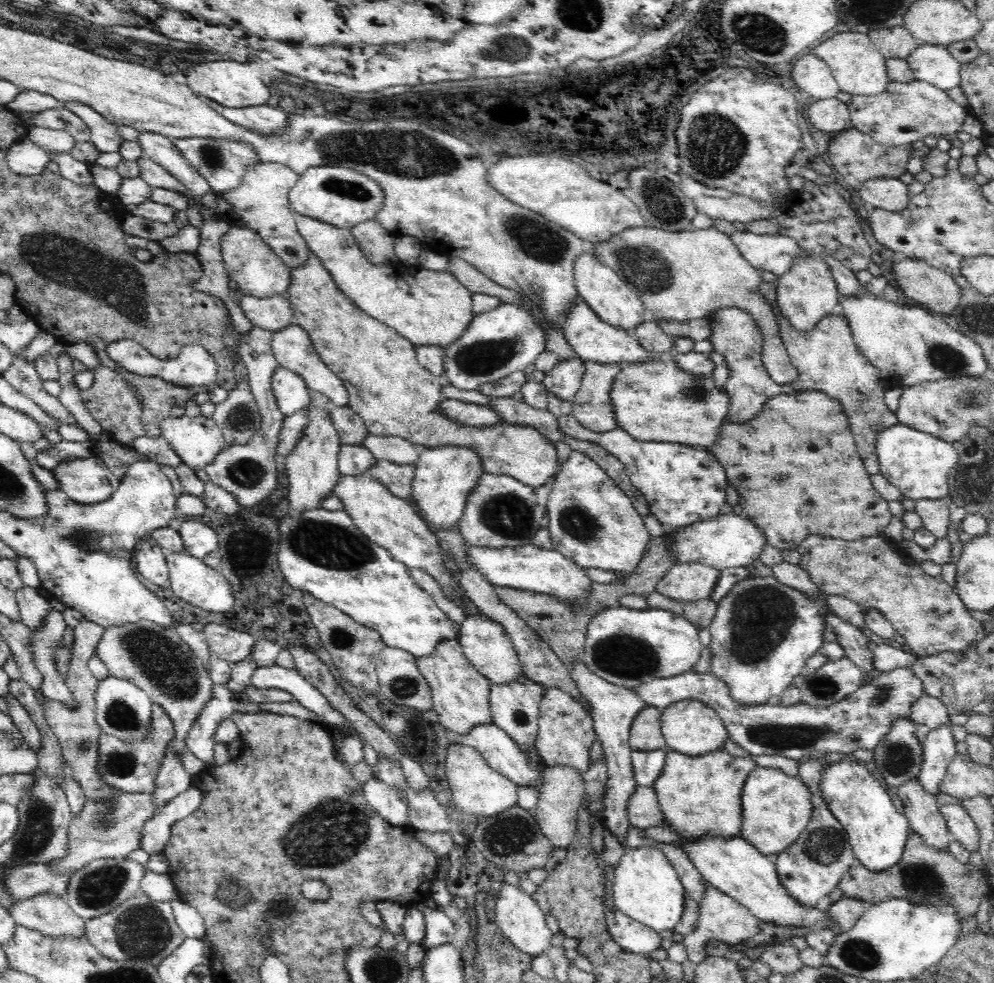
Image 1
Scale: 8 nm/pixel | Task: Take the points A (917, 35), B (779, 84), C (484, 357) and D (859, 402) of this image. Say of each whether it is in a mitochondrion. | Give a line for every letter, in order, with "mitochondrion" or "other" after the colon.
A: other
B: other
C: mitochondrion
D: mitochondrion

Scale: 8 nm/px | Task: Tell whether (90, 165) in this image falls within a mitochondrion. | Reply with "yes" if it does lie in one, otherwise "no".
no

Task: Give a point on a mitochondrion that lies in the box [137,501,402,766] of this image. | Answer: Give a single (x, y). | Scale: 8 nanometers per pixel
(330, 545)

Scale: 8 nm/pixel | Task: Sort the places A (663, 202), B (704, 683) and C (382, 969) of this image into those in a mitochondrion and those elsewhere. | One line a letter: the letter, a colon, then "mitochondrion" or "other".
A: mitochondrion
B: other
C: mitochondrion

